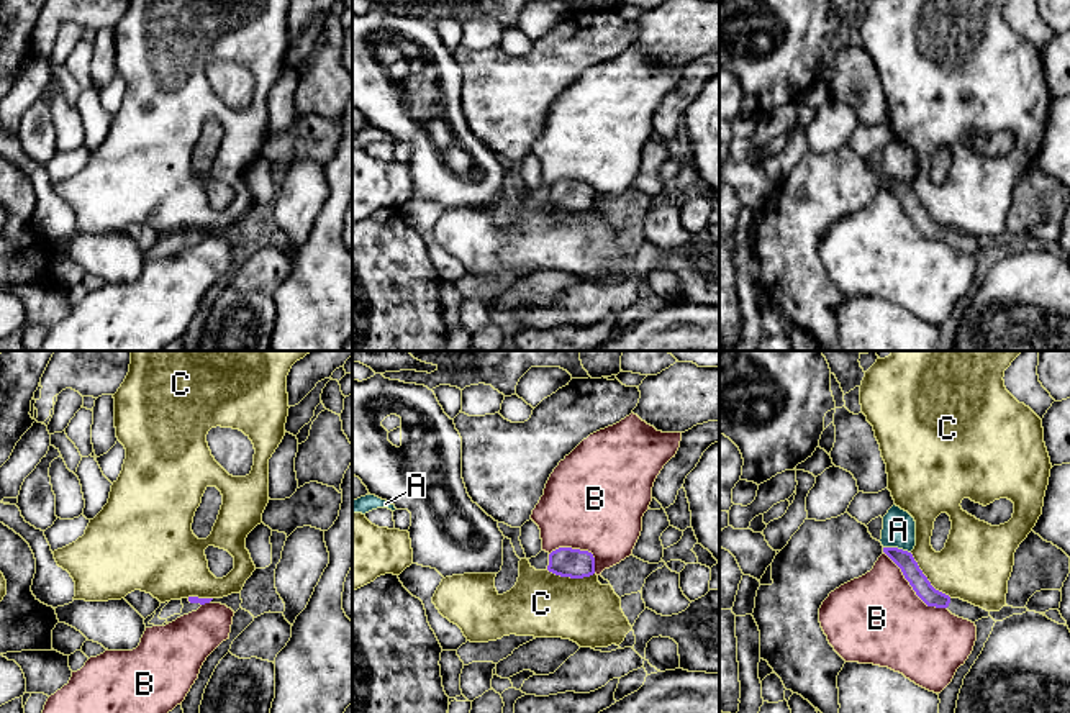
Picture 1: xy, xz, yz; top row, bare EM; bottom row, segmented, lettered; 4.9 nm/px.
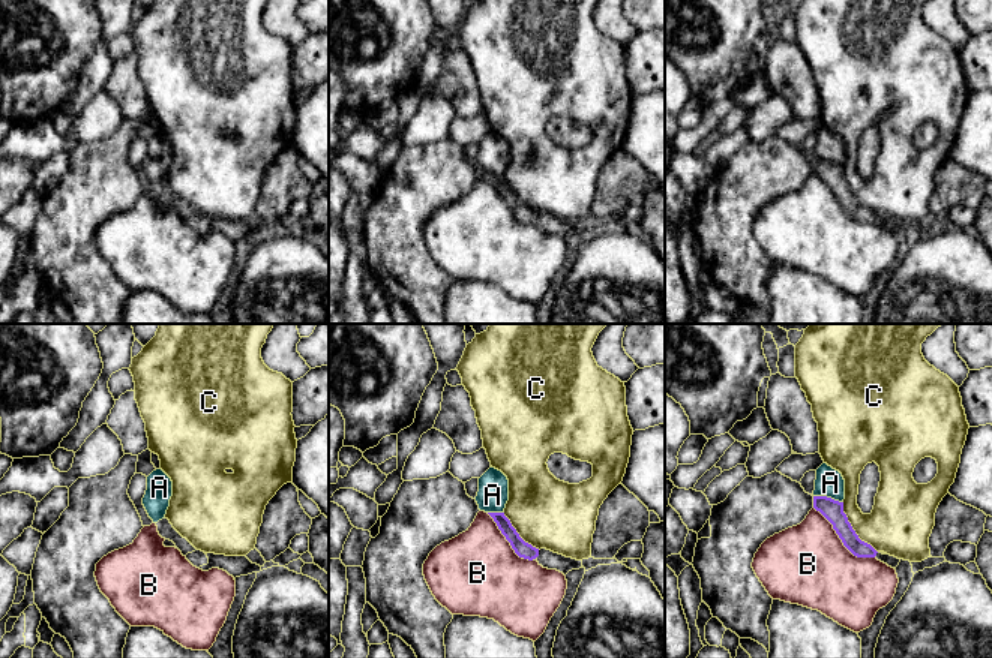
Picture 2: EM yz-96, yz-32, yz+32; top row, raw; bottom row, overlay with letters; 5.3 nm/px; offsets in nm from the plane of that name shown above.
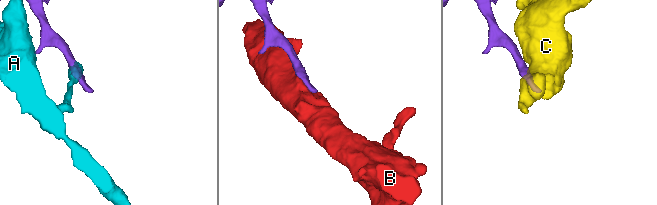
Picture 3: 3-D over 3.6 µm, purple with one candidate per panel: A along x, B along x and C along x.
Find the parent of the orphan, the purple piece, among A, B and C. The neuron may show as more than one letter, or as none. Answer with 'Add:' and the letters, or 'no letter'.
Add: no letter

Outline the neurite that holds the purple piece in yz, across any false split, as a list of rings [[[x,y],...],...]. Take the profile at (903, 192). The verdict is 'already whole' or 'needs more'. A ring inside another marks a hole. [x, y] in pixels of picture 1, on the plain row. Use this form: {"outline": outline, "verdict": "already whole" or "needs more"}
{"outline": [[[883,180],[883,185],[901,202],[905,211],[927,239],[947,241],[952,248],[972,256],[990,249],[990,244],[980,239],[960,231],[950,231],[949,228],[936,223],[919,202],[911,185],[898,180]]], "verdict": "needs more"}

